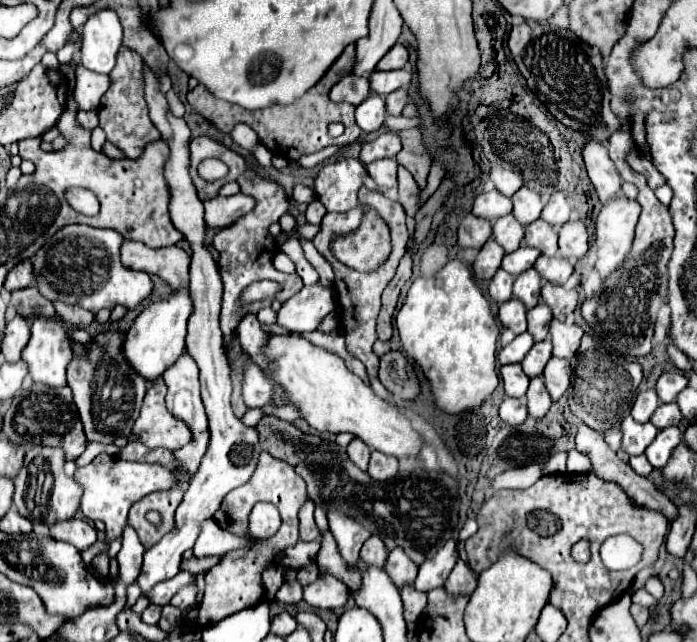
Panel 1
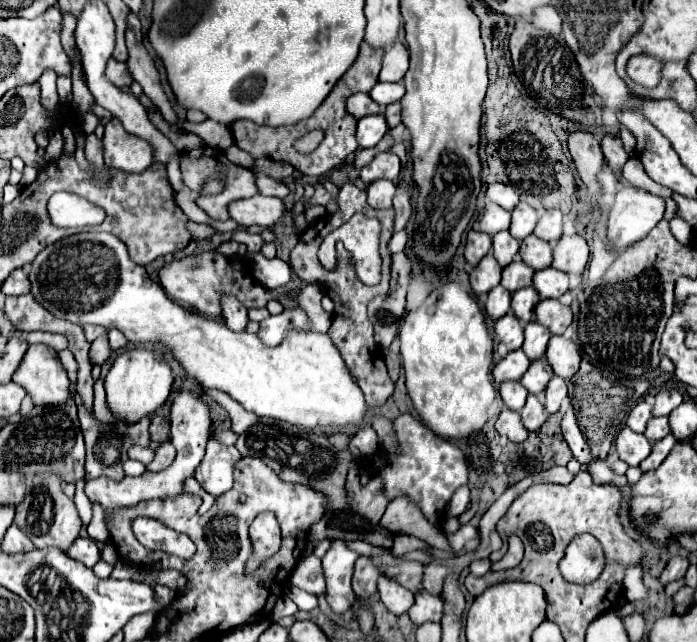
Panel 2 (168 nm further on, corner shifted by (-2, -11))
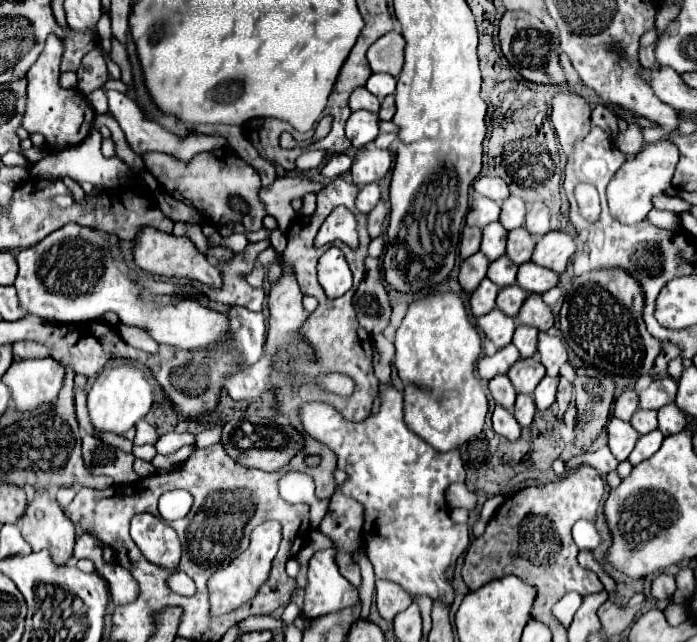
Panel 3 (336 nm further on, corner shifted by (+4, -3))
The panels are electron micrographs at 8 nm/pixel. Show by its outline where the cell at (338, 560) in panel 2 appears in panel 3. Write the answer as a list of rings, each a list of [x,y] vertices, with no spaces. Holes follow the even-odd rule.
[[[334,548],[318,550],[308,562],[308,588],[304,592],[302,616],[314,620],[354,604],[358,604],[358,590],[340,576]]]

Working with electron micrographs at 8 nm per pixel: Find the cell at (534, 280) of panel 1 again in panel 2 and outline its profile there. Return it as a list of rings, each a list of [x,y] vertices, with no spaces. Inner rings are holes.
[[[530,286],[530,288],[522,288],[516,290],[512,294],[512,312],[514,316],[520,320],[520,324],[528,324],[534,318],[534,308],[540,302],[538,292]]]

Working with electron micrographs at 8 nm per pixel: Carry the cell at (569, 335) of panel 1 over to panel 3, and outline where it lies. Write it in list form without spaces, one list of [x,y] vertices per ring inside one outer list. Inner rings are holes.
[[[540,332],[538,336],[538,354],[540,354],[540,362],[544,364],[548,376],[558,376],[560,368],[568,362],[568,352],[562,340],[546,332]]]

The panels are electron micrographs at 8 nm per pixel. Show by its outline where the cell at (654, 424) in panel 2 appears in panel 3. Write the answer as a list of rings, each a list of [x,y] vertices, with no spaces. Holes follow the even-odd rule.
[[[638,410],[638,412],[634,412],[630,424],[638,430],[638,434],[648,434],[648,432],[656,430],[658,428],[656,410]]]

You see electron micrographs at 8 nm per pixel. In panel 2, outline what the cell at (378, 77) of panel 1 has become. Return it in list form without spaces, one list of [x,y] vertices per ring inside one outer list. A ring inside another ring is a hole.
[[[378,82],[372,90],[370,90],[370,96],[374,102],[378,102],[380,106],[388,106],[388,104],[394,104],[398,102],[402,96],[404,96],[406,88],[402,82],[396,82],[396,84],[386,84],[386,82]]]

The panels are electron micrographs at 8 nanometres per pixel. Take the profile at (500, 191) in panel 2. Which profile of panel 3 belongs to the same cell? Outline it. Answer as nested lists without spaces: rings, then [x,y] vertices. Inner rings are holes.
[[[484,176],[484,178],[478,178],[474,182],[474,190],[494,202],[504,202],[508,198],[508,184],[500,178],[492,178],[492,176]]]

